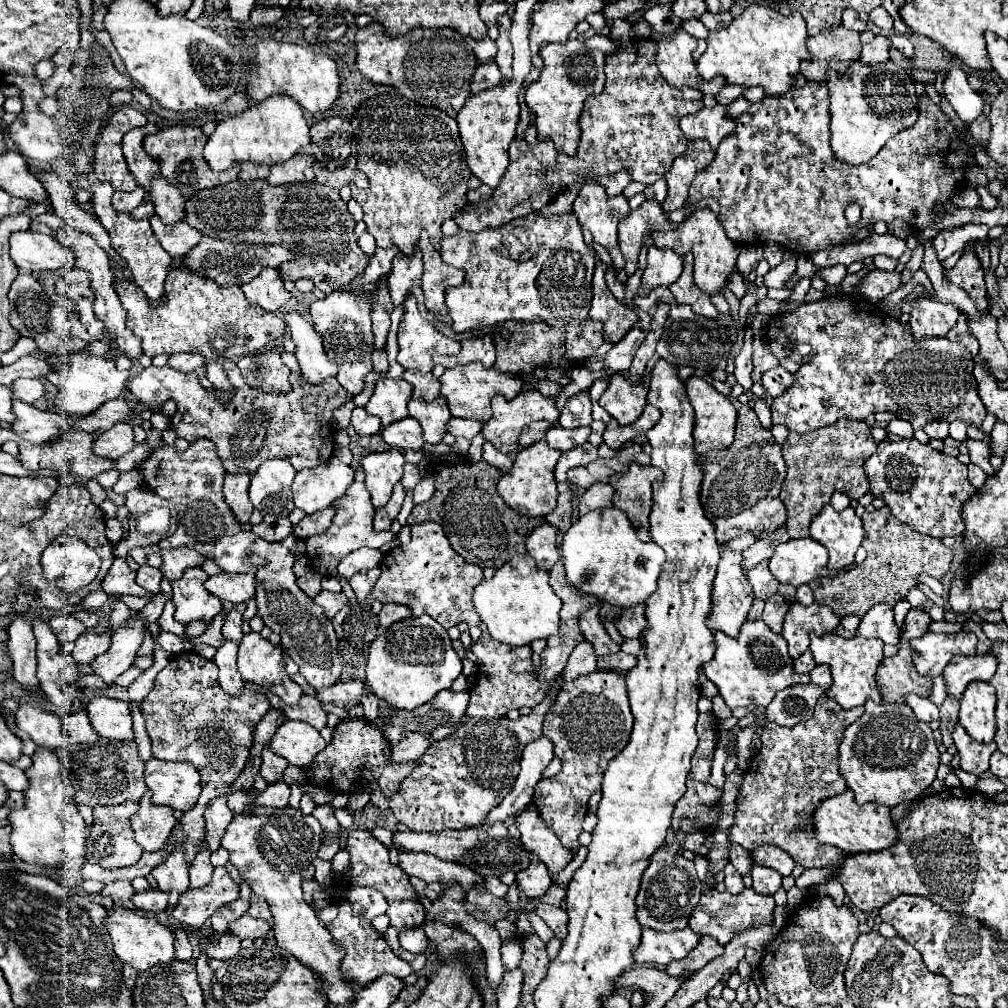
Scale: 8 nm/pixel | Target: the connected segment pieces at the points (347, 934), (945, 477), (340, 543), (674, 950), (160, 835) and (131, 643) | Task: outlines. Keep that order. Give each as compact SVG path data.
M345 869L345 871L341 873L341 879L335 879L333 885L331 885L331 893L333 893L331 903L337 905L339 913L337 913L337 917L327 925L327 927L331 929L333 941L345 951L345 957L343 957L343 961L341 961L341 973L343 973L343 977L347 977L347 981L351 981L353 987L361 989L361 987L367 987L371 981L375 981L377 977L381 977L381 975L385 975L385 973L391 973L391 975L401 977L401 979L407 977L407 975L411 975L411 973L413 973L411 965L409 965L407 961L403 961L401 957L397 957L397 955L391 951L391 947L387 945L387 941L383 939L383 935L381 935L377 929L373 929L371 921L353 915L351 903L349 903L349 901L345 899L345 895L343 895L343 891L349 889L349 873L347 873L347 871L349 871L349 869Z
M887 435L879 445L877 451L873 453L871 459L865 461L865 473L869 477L871 483L871 493L875 497L881 497L887 507L891 509L891 513L905 523L907 527L911 527L917 533L923 535L931 535L931 537L959 537L963 533L963 505L975 495L975 487L967 481L967 467L963 463L957 461L957 457L945 455L941 451L931 449L929 445L921 445L917 439L903 439L899 435Z
M361 467L355 469L355 481L349 485L345 497L339 497L333 507L335 507L335 517L333 517L333 523L327 531L323 531L321 535L313 535L305 541L305 547L307 547L307 557L309 557L309 563L319 569L321 573L325 575L335 575L337 573L337 565L339 561L349 555L351 551L357 551L361 547L373 547L373 549L379 549L381 545L385 545L387 541L391 541L395 535L391 531L375 531L373 529L373 513L375 513L375 507L371 505L369 501L369 493L365 489L365 473Z
M643 927L643 937L639 947L633 951L635 963L657 963L667 965L673 959L685 957L699 941L699 935L689 927L675 933L659 933L655 929Z
M147 791L139 801L139 811L131 817L135 841L143 847L143 851L159 851L165 845L173 825L173 809L155 805L151 801L151 791Z
M133 613L123 625L113 629L113 641L109 651L89 663L93 675L101 677L107 685L111 685L123 671L127 671L133 665L137 649L143 641L145 627L147 625L139 621L137 613Z

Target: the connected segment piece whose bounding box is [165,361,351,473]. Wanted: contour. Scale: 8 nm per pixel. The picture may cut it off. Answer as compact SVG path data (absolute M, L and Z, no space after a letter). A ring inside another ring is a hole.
M225 361L223 369L225 369L227 377L231 379L231 383L235 385L233 397L227 403L217 399L217 393L219 393L217 389L207 391L201 385L199 387L195 385L195 395L191 395L191 397L187 397L187 393L165 393L167 401L173 399L177 403L177 411L173 415L173 429L177 431L177 437L187 439L189 443L193 443L199 437L211 439L217 445L219 457L221 457L227 473L255 473L263 461L281 459L281 457L289 459L297 471L317 467L331 459L333 449L335 449L335 441L333 441L335 429L331 425L331 417L333 417L335 409L339 409L341 405L345 405L351 399L351 395L339 385L339 381L335 377L329 377L327 381L323 381L323 385L307 385L307 381L303 381L301 373L291 373L293 391L269 395L269 393L263 393L261 389L251 389L243 381L239 367L233 361Z

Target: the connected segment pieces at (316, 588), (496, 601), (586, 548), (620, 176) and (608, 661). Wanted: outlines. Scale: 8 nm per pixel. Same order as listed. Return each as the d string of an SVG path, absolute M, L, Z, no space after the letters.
M309 571L307 575L299 577L297 579L297 585L309 595L309 597L315 597L319 591L321 591L321 579L323 575L319 571Z
M515 555L499 567L489 581L475 587L473 603L493 639L507 645L529 645L533 639L547 639L559 629L561 599L549 585L549 573L539 569L531 555Z
M615 507L577 517L577 521L573 521L569 531L563 535L561 557L571 585L617 607L645 603L657 589L657 579L665 561L663 549L653 541L643 543L631 521L627 521L627 515Z
M621 169L617 175L599 177L597 183L601 183L607 189L607 195L621 195L623 189L631 183L631 175L627 173L627 169Z
M623 651L611 655L611 657L599 657L597 659L599 669L615 669L615 671L629 671L637 665L637 657L635 655L627 655Z

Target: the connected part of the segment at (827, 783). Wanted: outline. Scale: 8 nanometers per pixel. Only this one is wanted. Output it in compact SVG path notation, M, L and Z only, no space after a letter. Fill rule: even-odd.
M823 695L817 701L815 717L805 723L795 727L767 723L763 729L765 733L761 735L761 749L749 761L749 769L737 793L735 823L727 829L729 841L741 845L747 851L761 845L777 845L805 869L837 865L845 853L817 841L811 809L819 801L837 795L847 787L843 775L839 773L837 749L843 741L845 727L857 721L861 715L863 707L843 709Z

